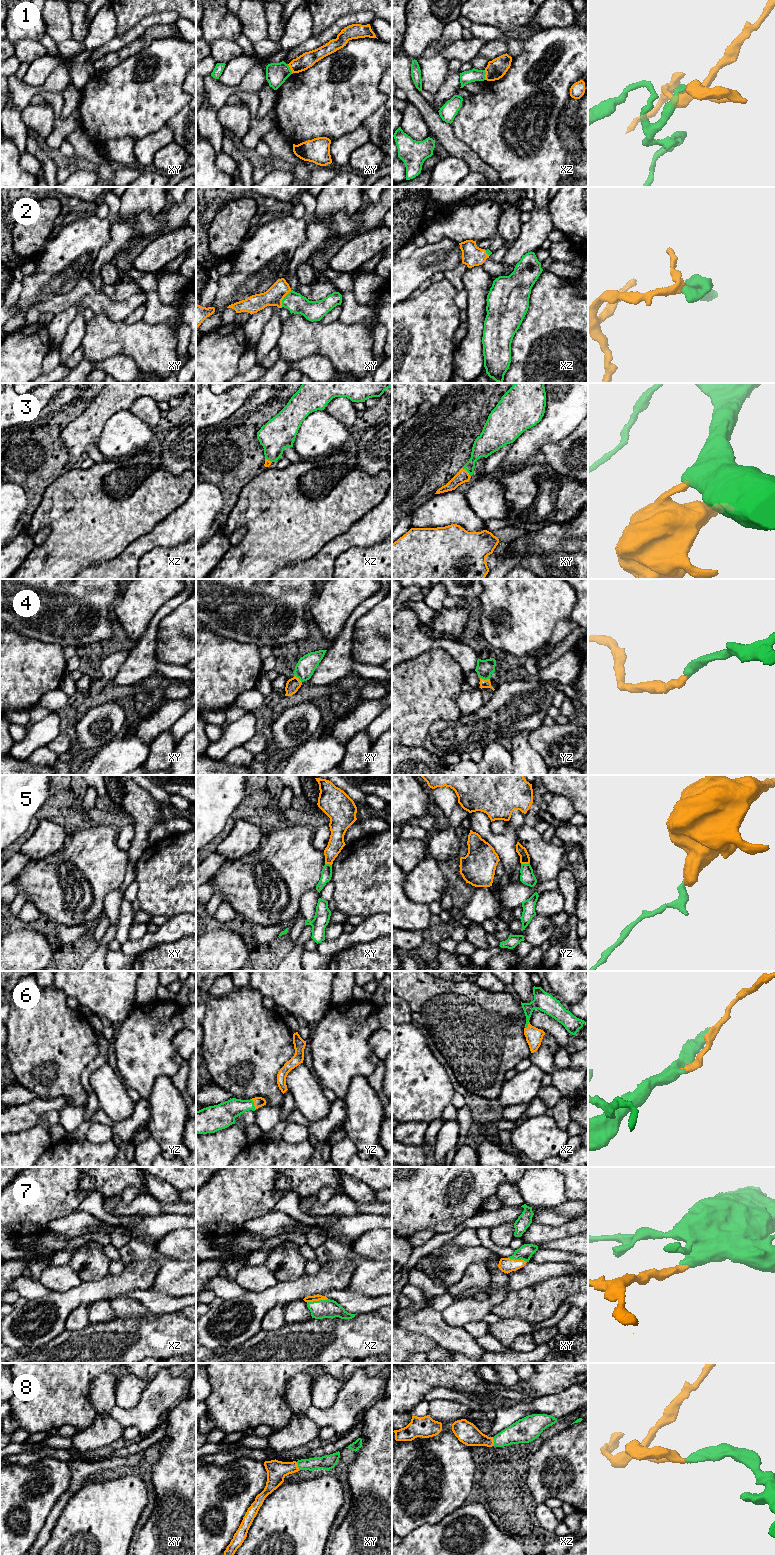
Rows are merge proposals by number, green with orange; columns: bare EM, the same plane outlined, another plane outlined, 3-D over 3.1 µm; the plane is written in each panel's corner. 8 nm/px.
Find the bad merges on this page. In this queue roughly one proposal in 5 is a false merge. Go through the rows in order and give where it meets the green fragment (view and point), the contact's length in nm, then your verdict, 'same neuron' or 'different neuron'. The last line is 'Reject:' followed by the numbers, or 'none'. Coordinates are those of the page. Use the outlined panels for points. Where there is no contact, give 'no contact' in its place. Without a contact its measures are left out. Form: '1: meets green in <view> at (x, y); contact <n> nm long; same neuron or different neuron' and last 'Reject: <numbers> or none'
1: meets green in xz at (484, 75); contact 80 nm long; different neuron
2: meets green in xy at (284, 298); contact 160 nm long; same neuron
3: meets green in xy at (467, 471); contact 100 nm long; same neuron
4: meets green in yz at (485, 679); contact 80 nm long; same neuron
5: meets green in yz at (525, 864); contact 70 nm long; different neuron
6: meets green in yz at (253, 1104); contact 100 nm long; same neuron
7: meets green in xz at (317, 1301); contact 170 nm long; same neuron
8: meets green in xz at (494, 1441); contact 70 nm long; same neuron
Reject: 1, 5

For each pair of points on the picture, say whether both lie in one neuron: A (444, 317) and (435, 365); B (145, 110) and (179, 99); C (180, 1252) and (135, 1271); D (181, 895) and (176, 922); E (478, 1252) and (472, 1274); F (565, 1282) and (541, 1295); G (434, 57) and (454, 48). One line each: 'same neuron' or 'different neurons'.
A: same neuron
B: same neuron
C: different neurons
D: different neurons
E: different neurons
F: same neuron
G: different neurons

